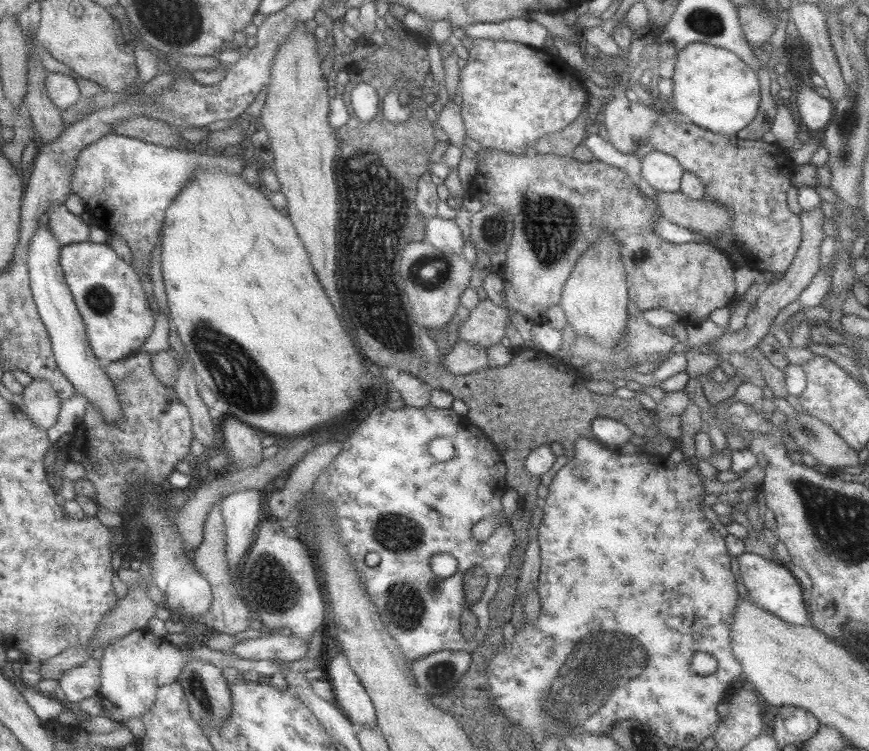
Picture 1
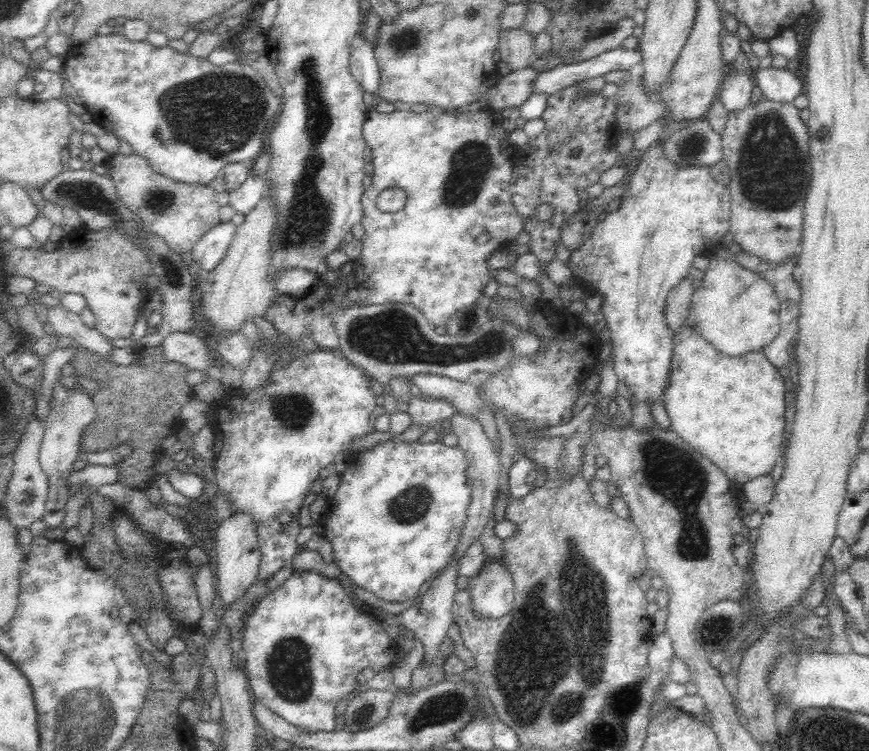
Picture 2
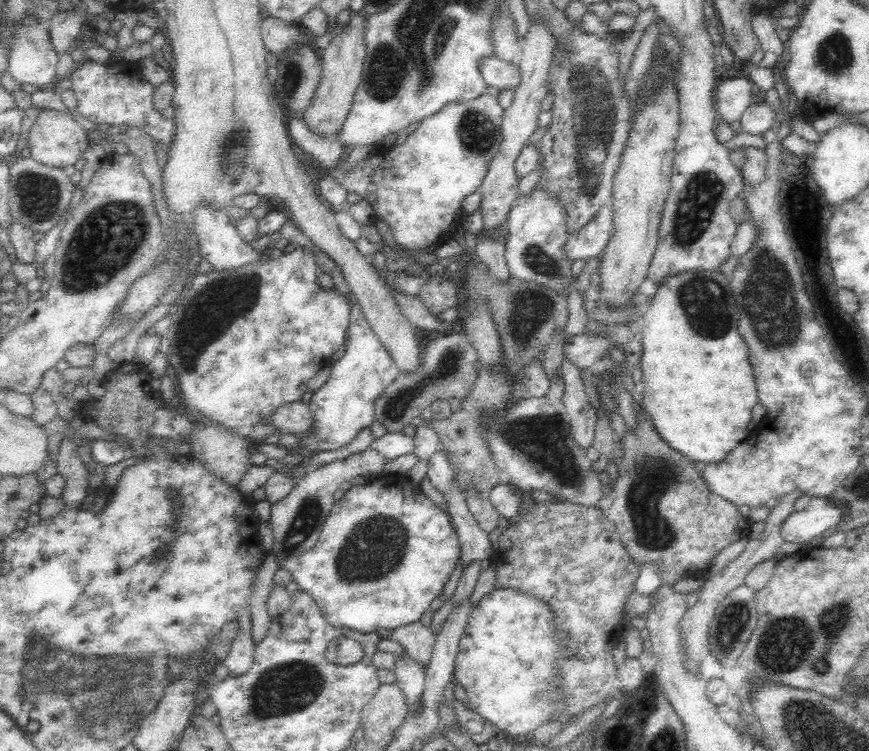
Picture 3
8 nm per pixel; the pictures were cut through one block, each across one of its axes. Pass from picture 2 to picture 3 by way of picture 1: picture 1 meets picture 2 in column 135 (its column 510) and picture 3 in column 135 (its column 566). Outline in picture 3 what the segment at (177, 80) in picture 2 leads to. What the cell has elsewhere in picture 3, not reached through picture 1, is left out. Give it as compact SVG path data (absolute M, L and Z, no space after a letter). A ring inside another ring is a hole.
M82 62L76 65L67 77L72 81L71 89L77 98L76 112L99 124L103 128L115 131L119 124L139 126L155 142L170 146L174 138L174 121L162 118L160 111L154 109L152 102L155 90L142 76L141 63L96 63Z

